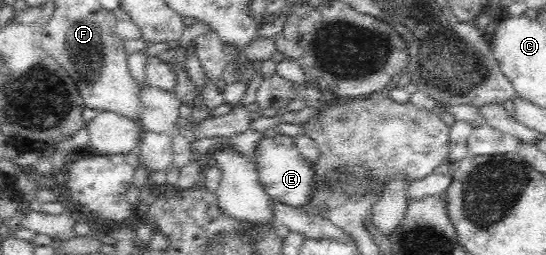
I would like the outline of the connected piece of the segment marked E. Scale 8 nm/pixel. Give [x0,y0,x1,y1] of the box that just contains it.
[253,133,316,207]

